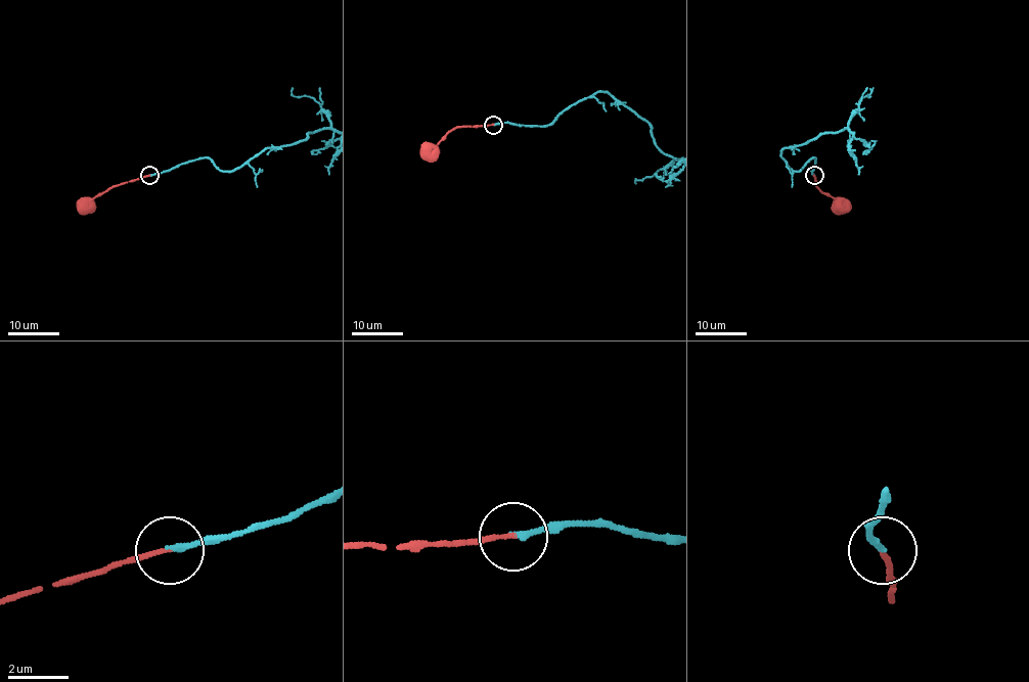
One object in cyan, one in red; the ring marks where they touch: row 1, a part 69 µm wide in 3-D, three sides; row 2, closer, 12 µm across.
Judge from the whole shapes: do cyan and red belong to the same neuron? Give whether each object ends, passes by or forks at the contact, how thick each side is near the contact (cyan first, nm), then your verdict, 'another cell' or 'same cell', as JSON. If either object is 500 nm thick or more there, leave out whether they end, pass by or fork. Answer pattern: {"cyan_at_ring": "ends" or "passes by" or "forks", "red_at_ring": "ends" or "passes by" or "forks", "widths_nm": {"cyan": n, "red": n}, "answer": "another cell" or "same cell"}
{"cyan_at_ring": "ends", "red_at_ring": "ends", "widths_nm": {"cyan": 180, "red": 130}, "answer": "same cell"}

